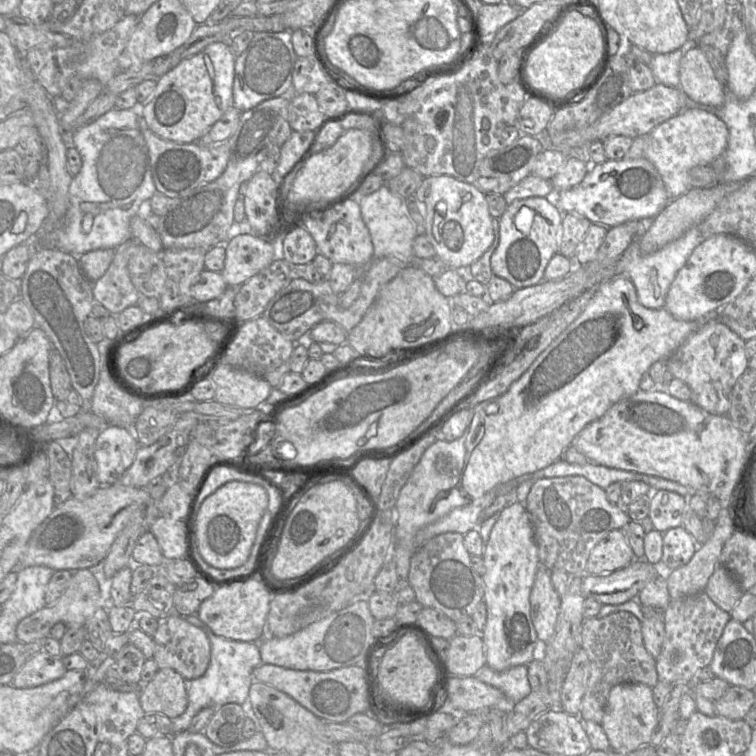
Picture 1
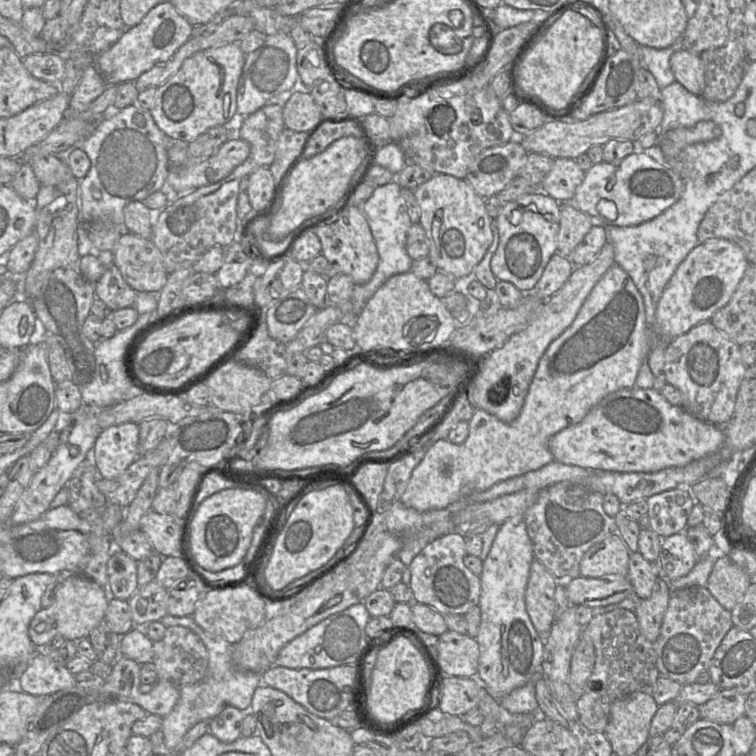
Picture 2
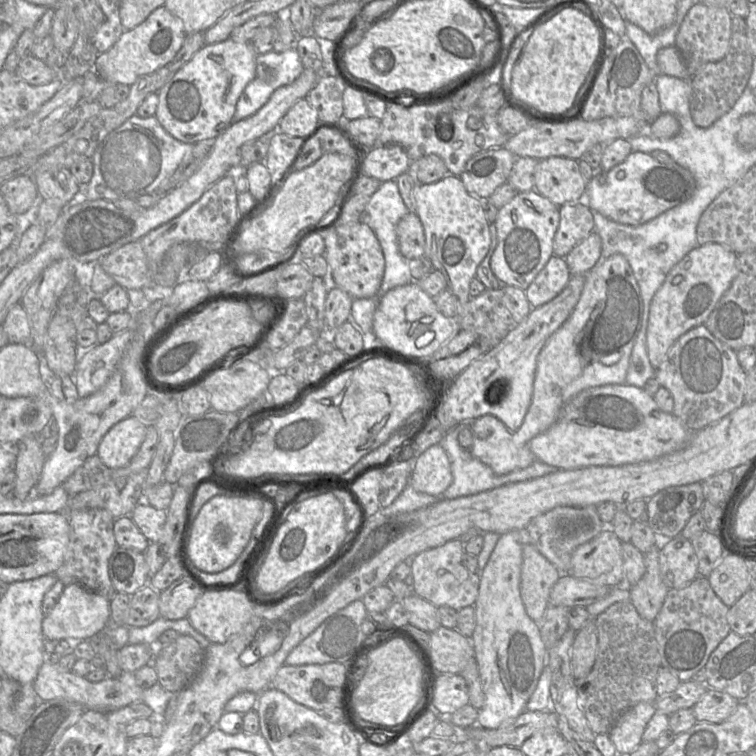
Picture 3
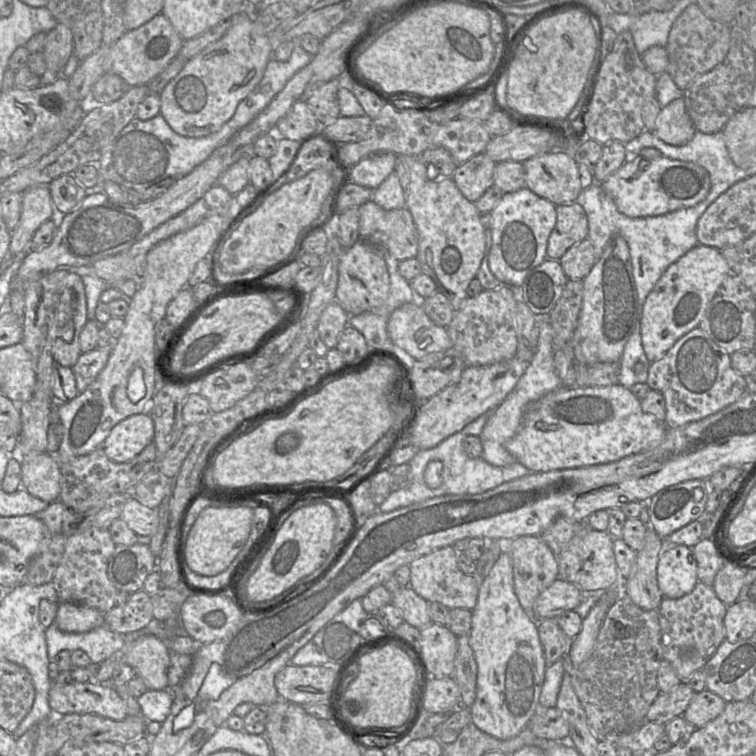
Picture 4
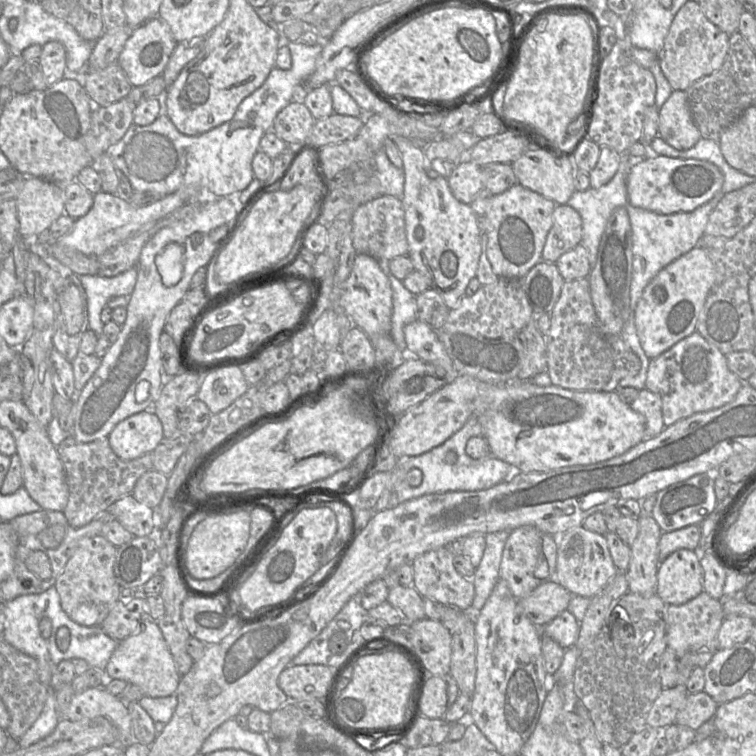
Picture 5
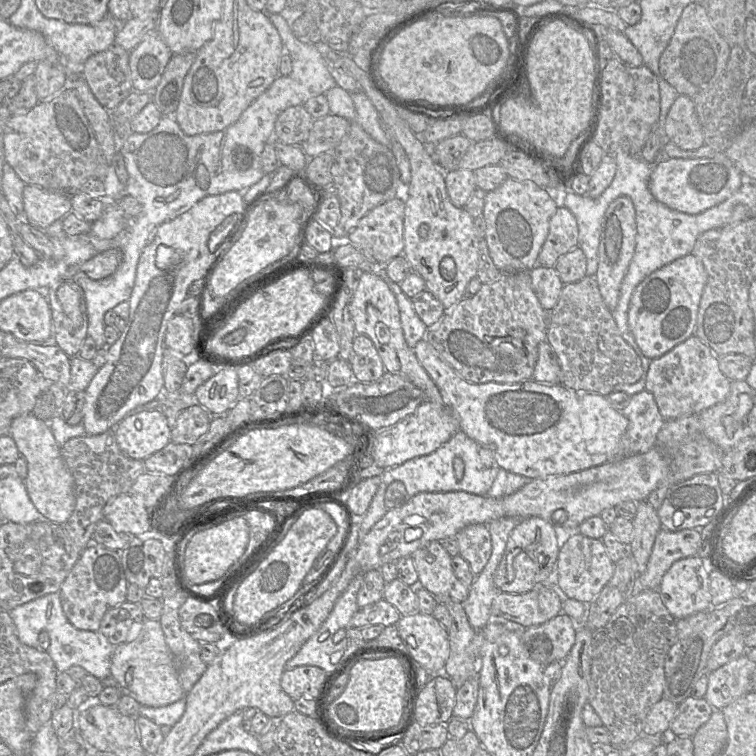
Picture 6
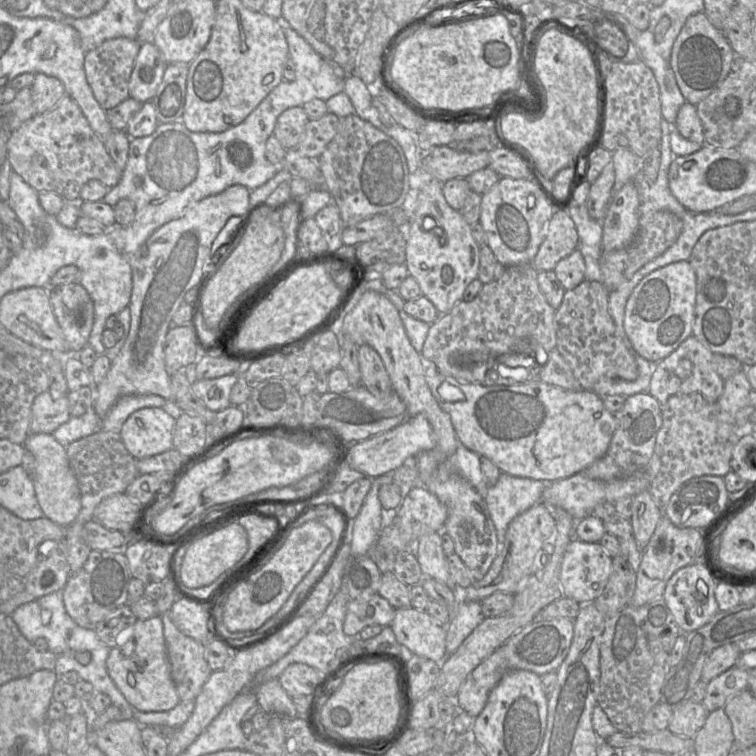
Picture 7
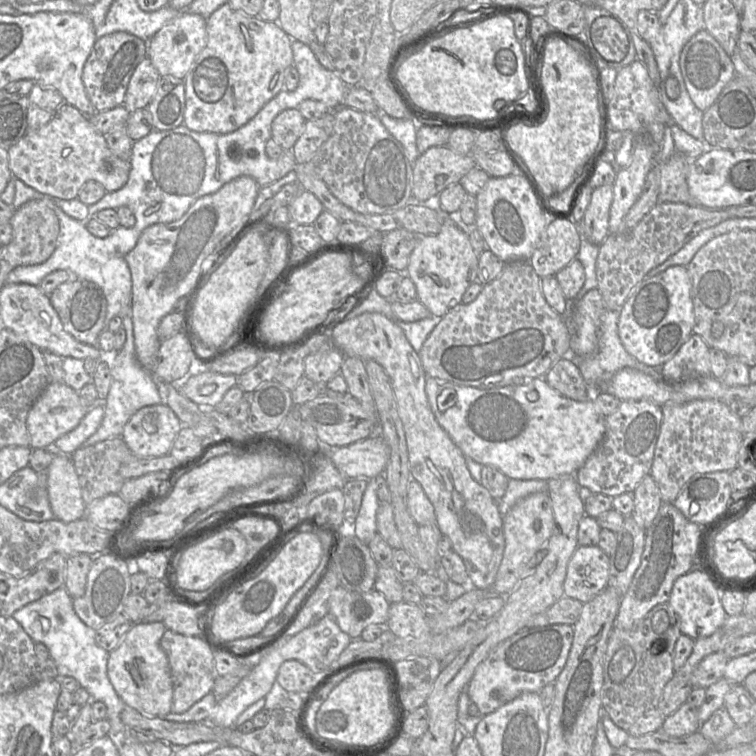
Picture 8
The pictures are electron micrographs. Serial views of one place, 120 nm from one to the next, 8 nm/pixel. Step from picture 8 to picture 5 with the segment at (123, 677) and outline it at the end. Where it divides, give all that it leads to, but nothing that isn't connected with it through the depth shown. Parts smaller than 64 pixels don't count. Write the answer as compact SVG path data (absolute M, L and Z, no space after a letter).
M148 620L142 631L127 637L113 652L106 670L107 676L139 686L149 697L167 697L176 693L180 681L175 660L162 631L155 620Z

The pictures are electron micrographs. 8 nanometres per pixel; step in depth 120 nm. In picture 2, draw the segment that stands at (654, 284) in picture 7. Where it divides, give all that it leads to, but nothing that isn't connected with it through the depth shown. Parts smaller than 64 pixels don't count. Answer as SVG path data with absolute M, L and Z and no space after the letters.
M708 239L689 252L664 288L656 308L655 332L651 329L652 349L648 355L655 377L663 373L665 350L671 341L699 323L710 321L730 301L748 265L744 251L726 239Z

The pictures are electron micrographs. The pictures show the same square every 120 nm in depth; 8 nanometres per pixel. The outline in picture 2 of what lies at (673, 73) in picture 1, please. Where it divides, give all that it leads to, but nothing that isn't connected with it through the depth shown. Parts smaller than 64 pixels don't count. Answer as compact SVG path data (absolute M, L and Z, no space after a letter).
M682 37L669 47L662 49L638 45L638 55L643 66L652 73L660 89L667 87L676 80L670 68L670 57L674 52L681 49L683 49Z

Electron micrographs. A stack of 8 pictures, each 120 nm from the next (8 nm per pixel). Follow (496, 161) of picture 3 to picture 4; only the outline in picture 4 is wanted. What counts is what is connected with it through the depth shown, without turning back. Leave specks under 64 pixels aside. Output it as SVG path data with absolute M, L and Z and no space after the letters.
M477 154L458 165L452 179L461 193L475 203L494 185L493 174L496 164L487 154Z

